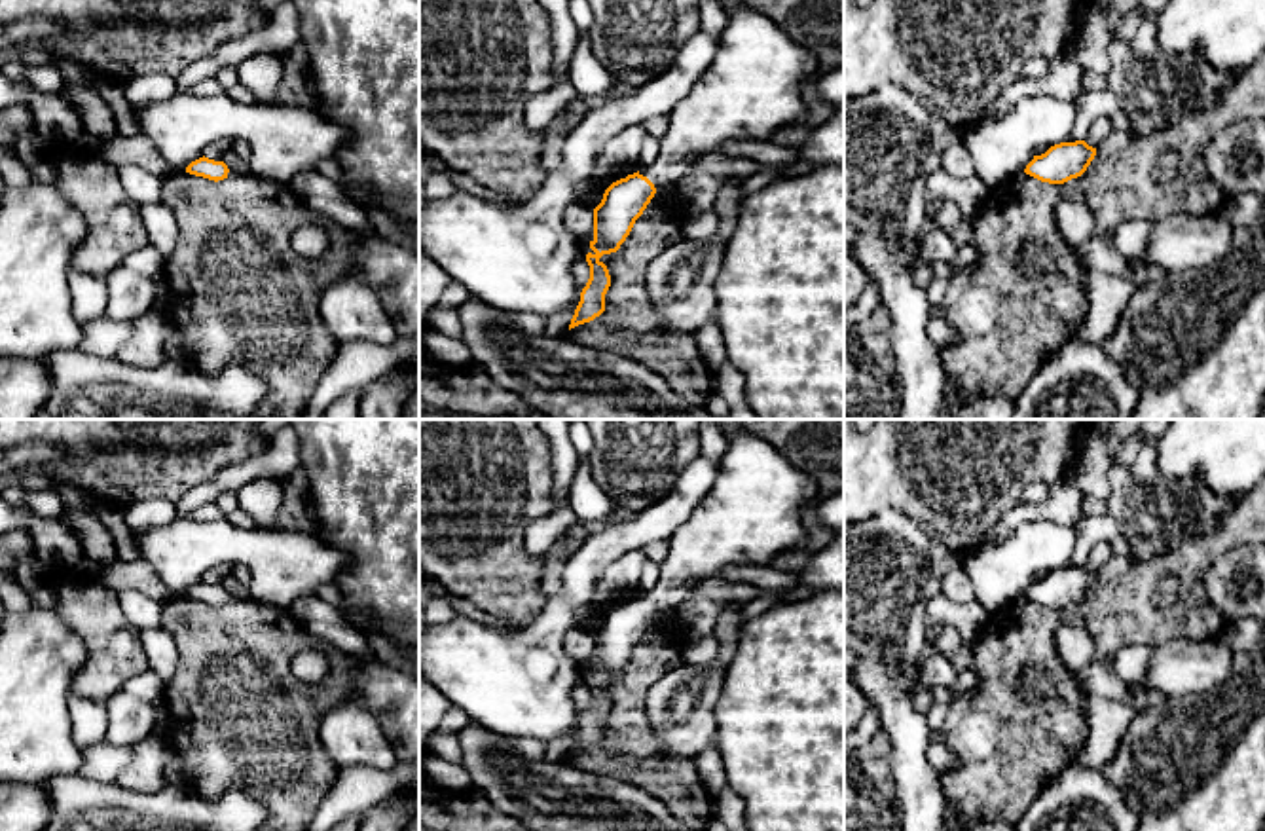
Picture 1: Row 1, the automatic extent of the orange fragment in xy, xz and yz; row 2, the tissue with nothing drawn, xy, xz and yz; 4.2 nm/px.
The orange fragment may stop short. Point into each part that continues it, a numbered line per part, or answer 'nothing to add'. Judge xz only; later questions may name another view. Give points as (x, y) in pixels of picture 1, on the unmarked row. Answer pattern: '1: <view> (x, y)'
1: xz (753, 511)

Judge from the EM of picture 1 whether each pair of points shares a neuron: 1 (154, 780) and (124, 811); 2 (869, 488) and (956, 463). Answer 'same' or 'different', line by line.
1: different
2: same

